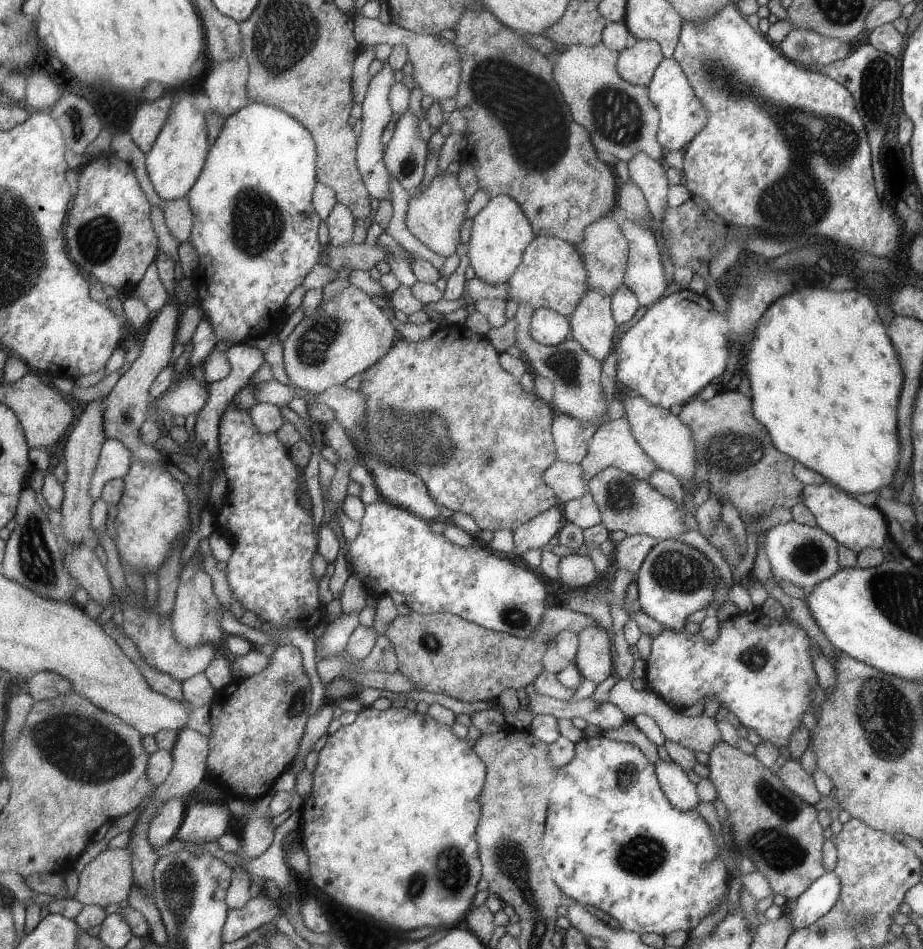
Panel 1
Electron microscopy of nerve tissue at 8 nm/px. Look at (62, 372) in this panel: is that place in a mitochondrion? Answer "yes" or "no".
no

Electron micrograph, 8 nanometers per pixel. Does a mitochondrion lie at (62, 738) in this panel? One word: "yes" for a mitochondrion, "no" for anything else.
yes

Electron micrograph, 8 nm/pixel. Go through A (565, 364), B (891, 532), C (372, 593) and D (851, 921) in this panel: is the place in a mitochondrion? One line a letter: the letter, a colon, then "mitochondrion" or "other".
A: mitochondrion
B: other
C: other
D: mitochondrion

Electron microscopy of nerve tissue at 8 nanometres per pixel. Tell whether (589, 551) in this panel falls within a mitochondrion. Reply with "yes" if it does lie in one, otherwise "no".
no

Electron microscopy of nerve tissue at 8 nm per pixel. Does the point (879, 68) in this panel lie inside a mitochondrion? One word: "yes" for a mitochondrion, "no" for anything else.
yes

